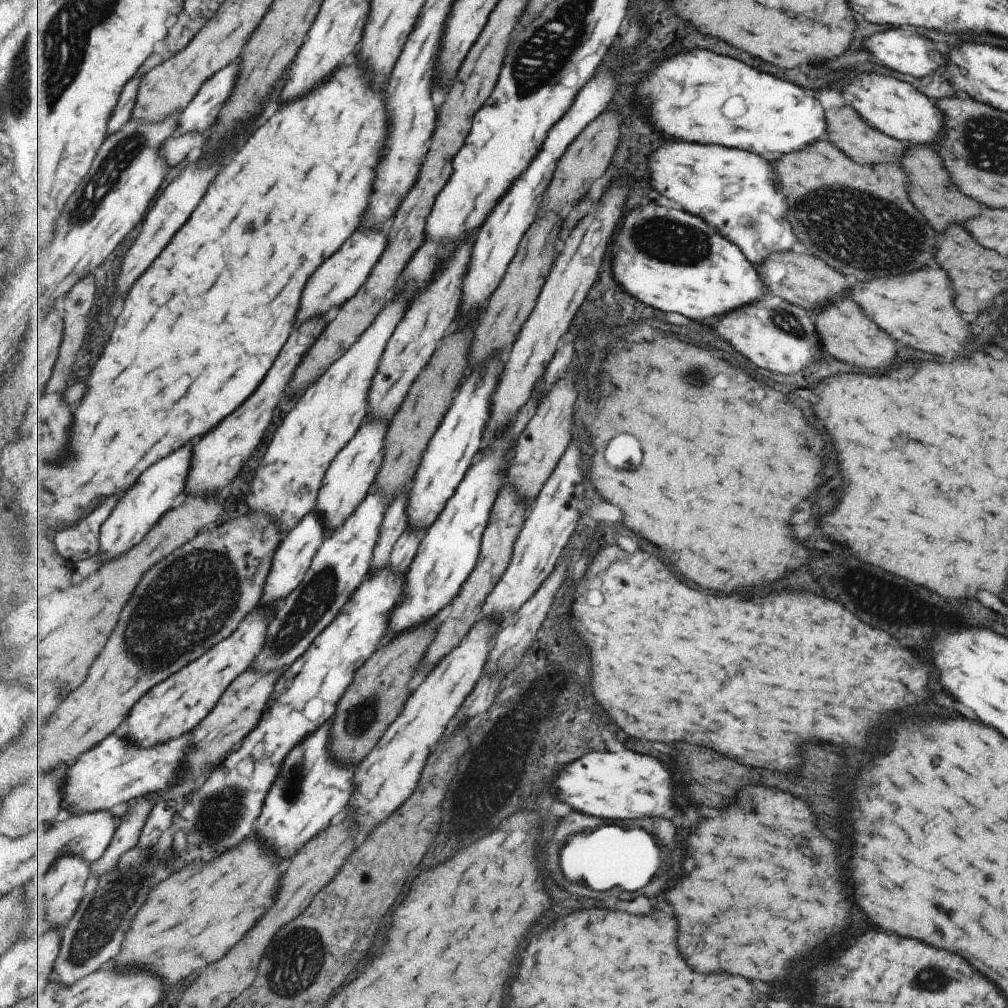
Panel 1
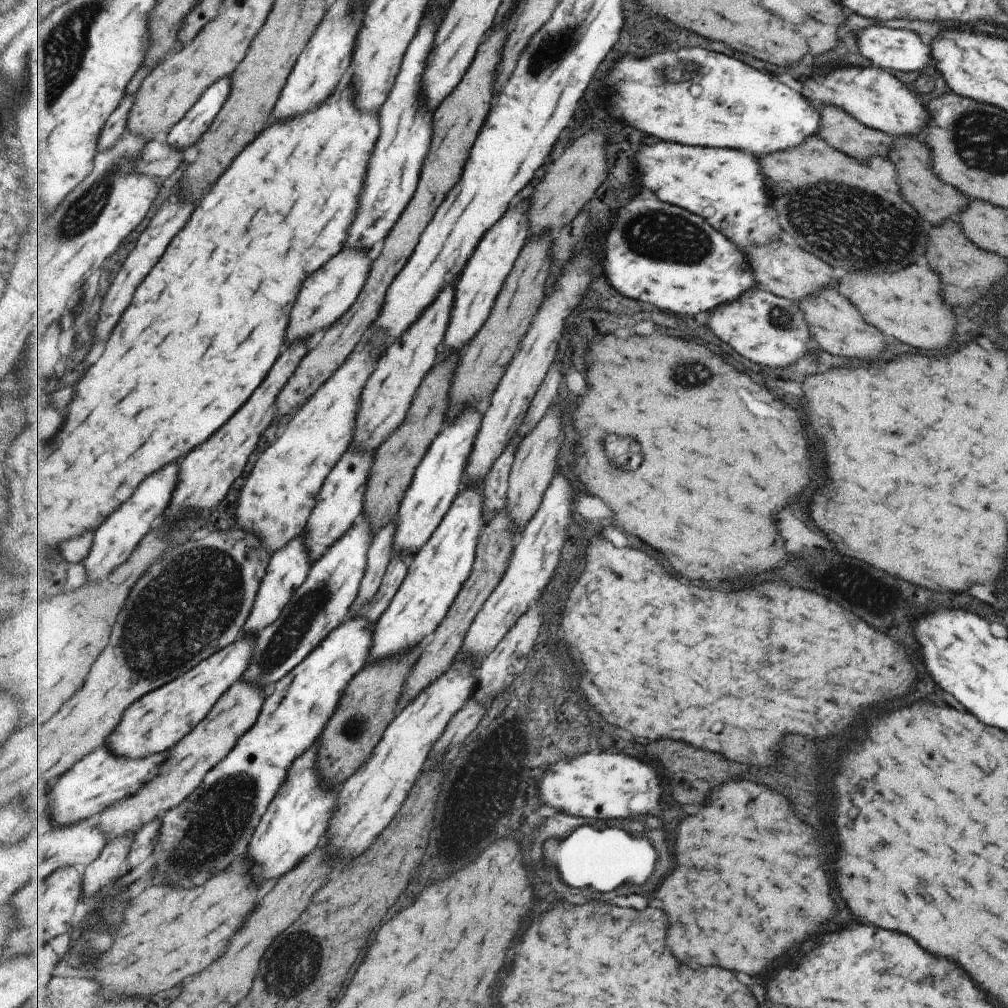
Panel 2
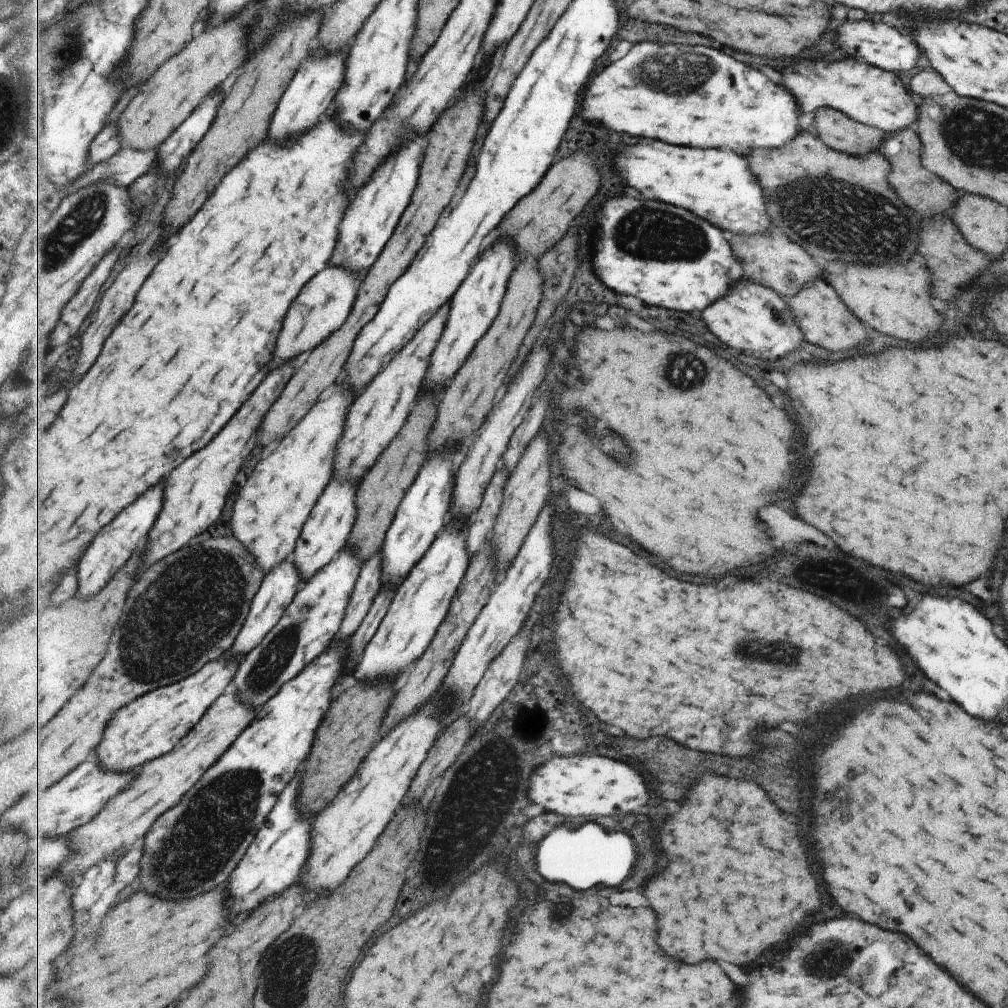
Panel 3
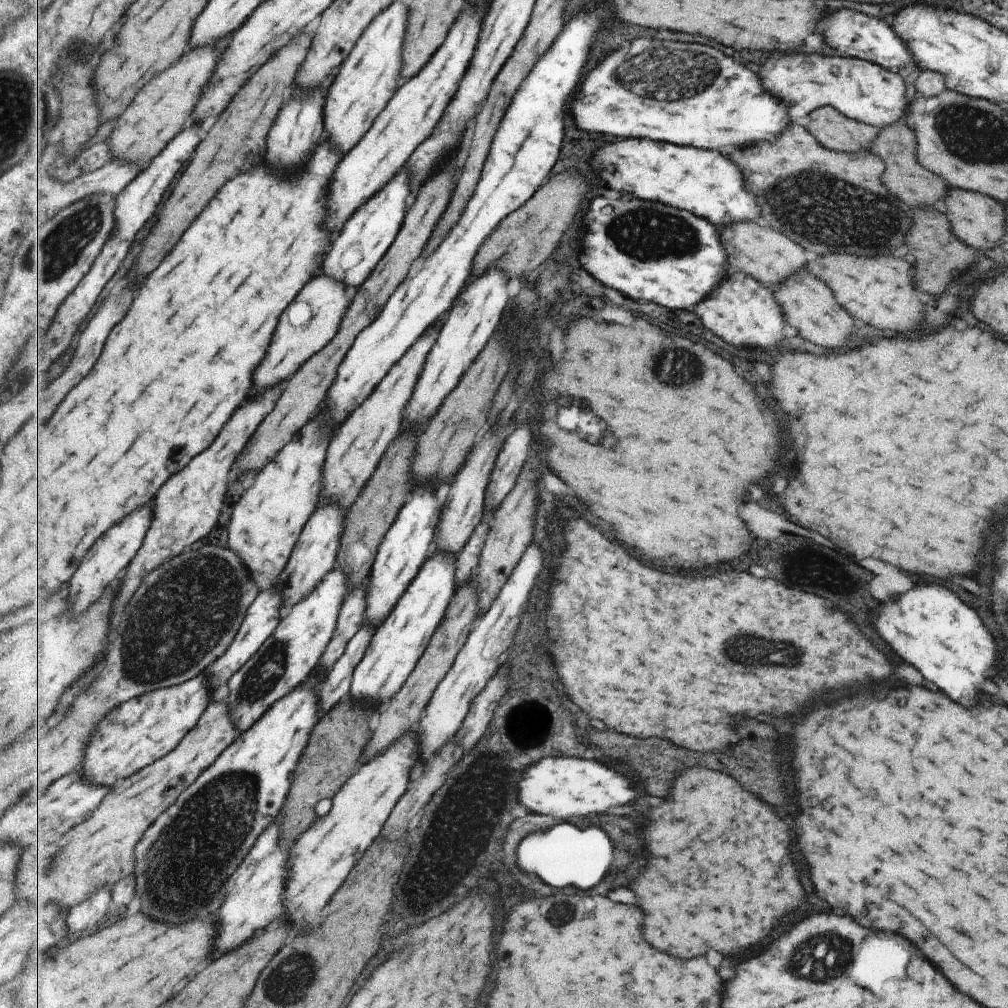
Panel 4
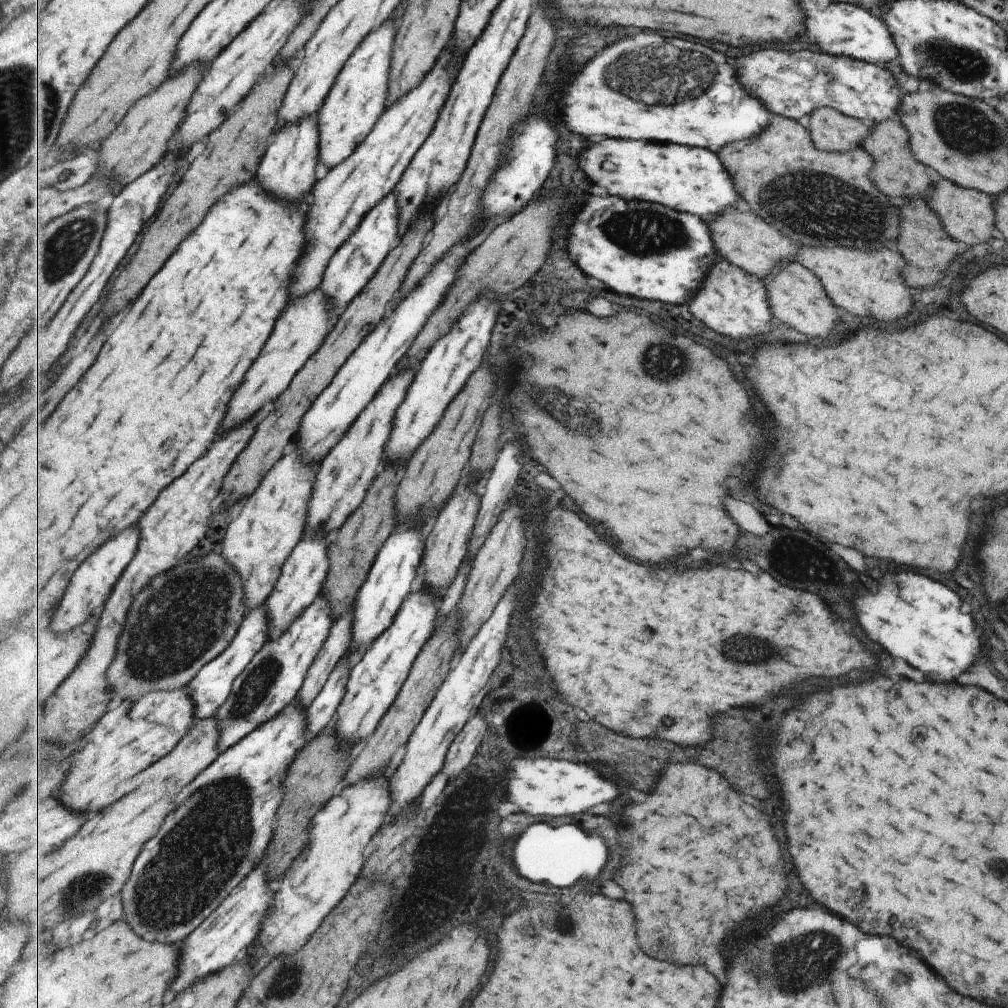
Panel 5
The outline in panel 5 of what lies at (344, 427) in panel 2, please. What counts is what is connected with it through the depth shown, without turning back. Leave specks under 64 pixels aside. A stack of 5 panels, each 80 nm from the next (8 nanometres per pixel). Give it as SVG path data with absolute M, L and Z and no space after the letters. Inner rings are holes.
M291 446L287 456L284 455L283 460L279 460L267 473L261 488L247 500L243 512L229 526L225 536L223 554L243 578L247 614L261 607L274 592L283 567L306 532L309 502L317 472L303 462L299 450L295 448L297 446Z

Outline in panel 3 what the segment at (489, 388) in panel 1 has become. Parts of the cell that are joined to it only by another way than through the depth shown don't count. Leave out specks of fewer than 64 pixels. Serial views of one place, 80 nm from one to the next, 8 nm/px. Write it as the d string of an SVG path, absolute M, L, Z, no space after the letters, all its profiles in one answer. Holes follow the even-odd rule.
M445 450L436 451L431 460L427 458L423 470L418 474L414 485L399 507L394 524L386 534L386 541L381 548L383 587L388 583L392 583L393 587L400 587L452 520L450 508L454 505L454 486L457 485L459 462L453 466L453 454L447 452L443 454L443 452Z

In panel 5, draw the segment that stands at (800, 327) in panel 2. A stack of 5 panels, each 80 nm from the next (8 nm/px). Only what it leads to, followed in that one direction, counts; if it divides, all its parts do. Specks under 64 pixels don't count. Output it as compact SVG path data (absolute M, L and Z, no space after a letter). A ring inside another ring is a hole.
M717 256L719 260L710 270L709 277L702 284L703 290L695 293L691 299L691 312L709 324L713 330L721 334L729 334L733 338L751 338L759 334L767 334L773 328L773 308L770 305L769 294L763 279L752 275L737 265ZM725 328L725 330L723 330Z

